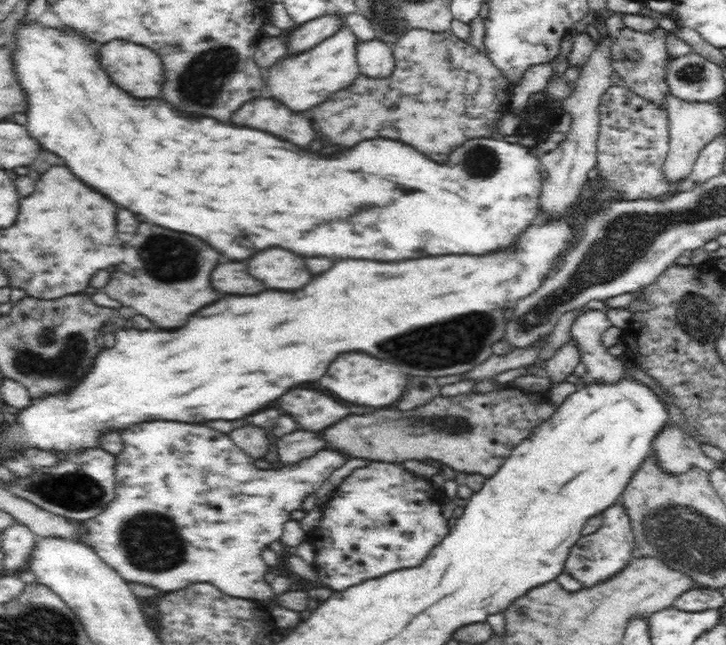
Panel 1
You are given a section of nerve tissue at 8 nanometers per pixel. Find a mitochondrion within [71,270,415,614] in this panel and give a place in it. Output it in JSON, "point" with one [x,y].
{"point":[150,540]}

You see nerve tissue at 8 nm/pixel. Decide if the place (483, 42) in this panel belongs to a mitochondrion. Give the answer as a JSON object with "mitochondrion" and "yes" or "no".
{"mitochondrion":"no"}

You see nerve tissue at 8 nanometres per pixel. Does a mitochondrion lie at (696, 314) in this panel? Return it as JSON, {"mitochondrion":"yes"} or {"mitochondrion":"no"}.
{"mitochondrion":"yes"}

